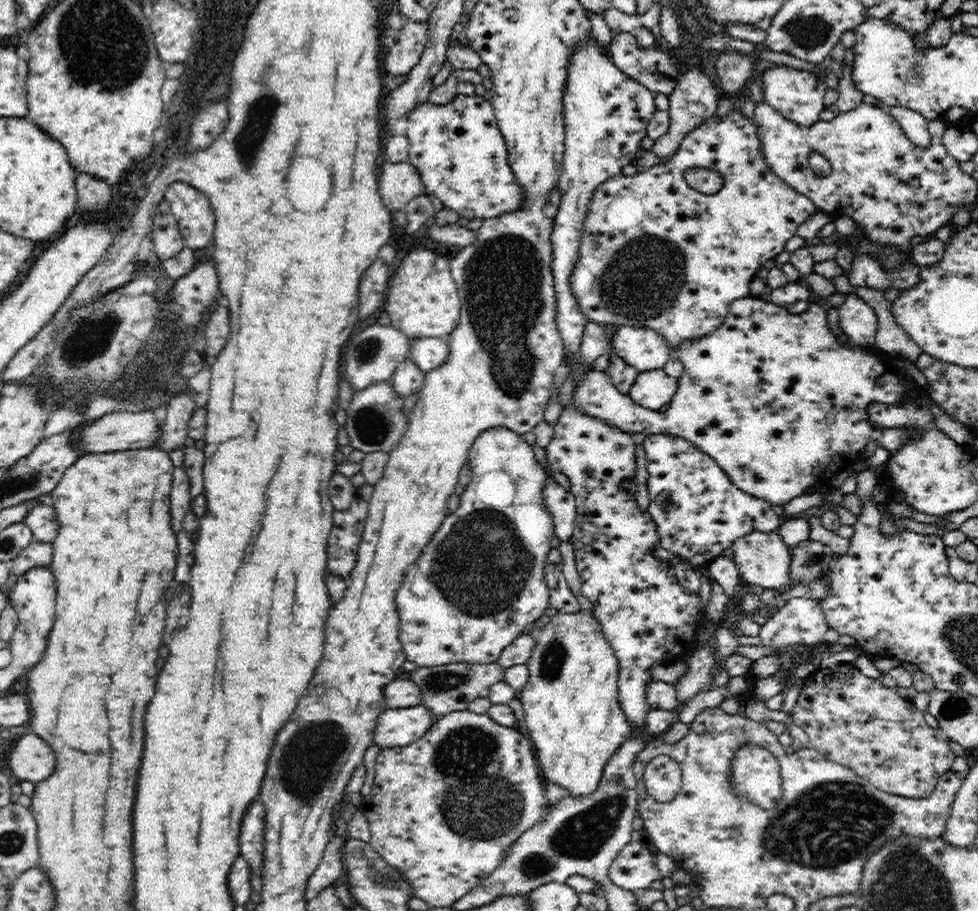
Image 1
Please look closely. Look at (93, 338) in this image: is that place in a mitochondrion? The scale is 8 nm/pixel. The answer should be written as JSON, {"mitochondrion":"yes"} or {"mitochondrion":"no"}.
{"mitochondrion":"yes"}

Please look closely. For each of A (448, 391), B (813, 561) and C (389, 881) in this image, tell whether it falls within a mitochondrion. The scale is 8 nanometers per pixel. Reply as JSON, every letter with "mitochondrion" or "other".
{"A":"other","B":"mitochondrion","C":"mitochondrion"}

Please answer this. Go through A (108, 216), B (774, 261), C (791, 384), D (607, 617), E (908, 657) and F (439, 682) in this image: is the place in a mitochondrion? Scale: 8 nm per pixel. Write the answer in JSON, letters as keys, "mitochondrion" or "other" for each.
{"A":"other","B":"other","C":"other","D":"other","E":"other","F":"mitochondrion"}

